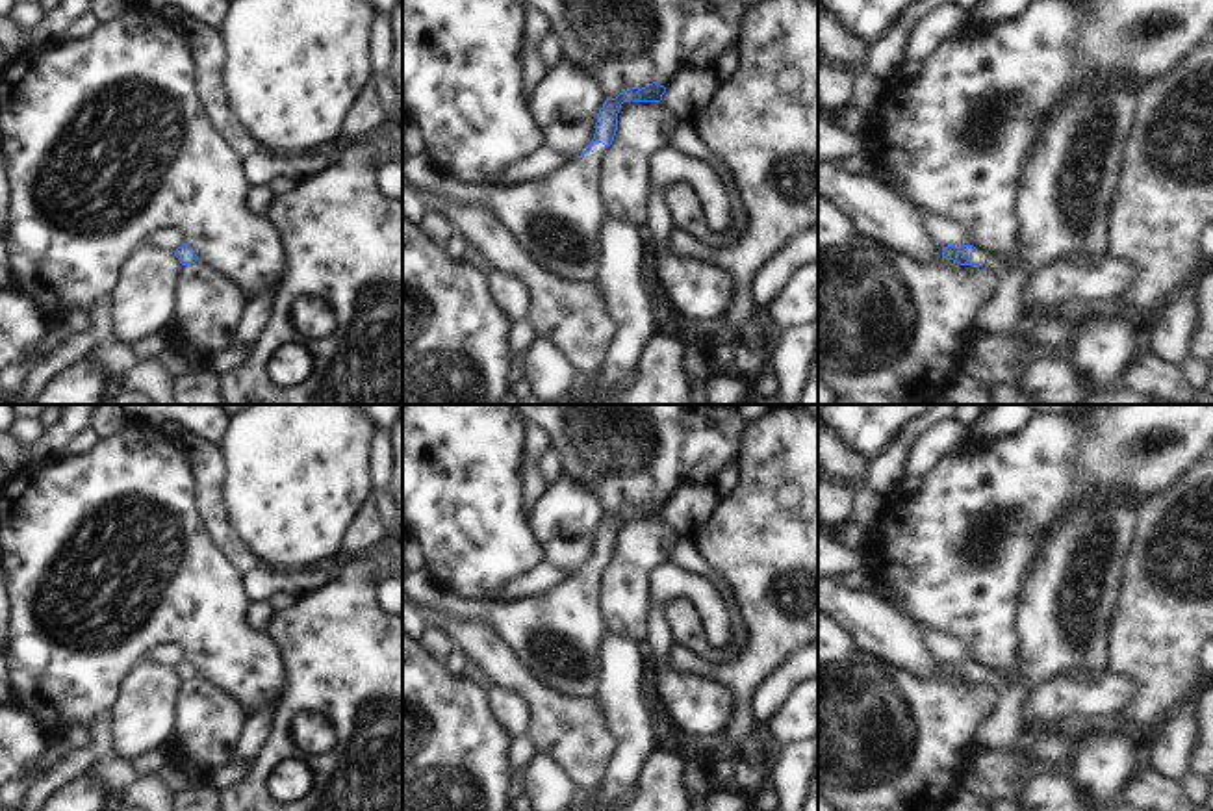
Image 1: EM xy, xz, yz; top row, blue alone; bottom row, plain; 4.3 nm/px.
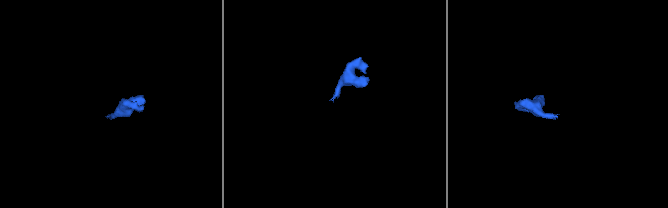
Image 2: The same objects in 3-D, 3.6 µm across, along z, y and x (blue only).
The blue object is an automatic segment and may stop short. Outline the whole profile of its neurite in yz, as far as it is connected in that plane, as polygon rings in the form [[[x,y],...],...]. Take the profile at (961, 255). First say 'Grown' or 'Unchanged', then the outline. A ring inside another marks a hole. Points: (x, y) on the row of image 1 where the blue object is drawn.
Grown. [[[1105,91],[1100,97],[1079,97],[1061,109],[1046,126],[1035,152],[1024,171],[1024,182],[1016,199],[1016,232],[1009,251],[990,254],[974,245],[942,247],[942,258],[961,265],[983,269],[994,278],[992,299],[977,315],[981,338],[1005,338],[1022,328],[1024,301],[1029,286],[1050,267],[1065,264],[1068,267],[1096,267],[1109,256],[1109,215],[1115,193],[1120,186],[1122,147],[1130,135],[1135,115],[1137,95],[1128,91]]]

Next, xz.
Grown. [[[653,82],[606,98],[586,150],[551,176],[508,187],[467,191],[445,174],[428,152],[402,161],[402,176],[417,187],[447,195],[456,204],[477,204],[499,215],[545,269],[594,282],[603,269],[603,232],[610,212],[603,191],[603,161],[618,130],[623,102],[660,102],[666,87]]]

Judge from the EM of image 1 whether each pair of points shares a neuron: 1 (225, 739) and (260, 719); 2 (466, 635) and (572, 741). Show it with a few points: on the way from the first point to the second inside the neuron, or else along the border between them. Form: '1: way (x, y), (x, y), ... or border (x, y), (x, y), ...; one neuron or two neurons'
1: border (251, 717), (234, 759); two neurons
2: way (496, 657), (553, 711); one neuron

